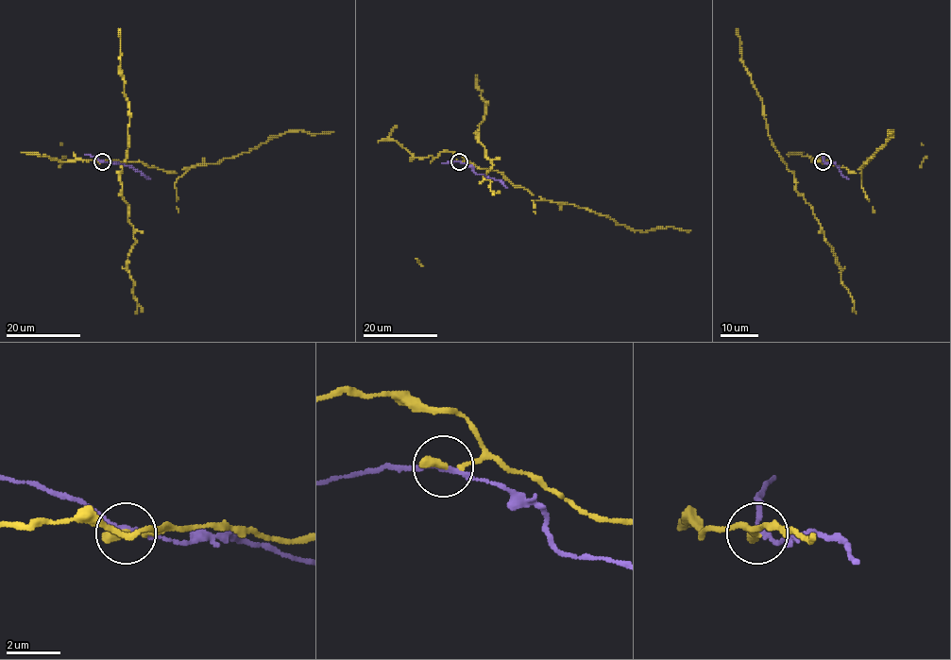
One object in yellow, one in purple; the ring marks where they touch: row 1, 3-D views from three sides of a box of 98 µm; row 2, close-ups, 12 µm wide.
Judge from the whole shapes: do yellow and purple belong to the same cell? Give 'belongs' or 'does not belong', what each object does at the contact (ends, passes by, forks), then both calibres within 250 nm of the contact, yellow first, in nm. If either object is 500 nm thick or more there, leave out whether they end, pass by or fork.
does not belong; yellow ends there; purple passes by; 360 nm thick on the yellow side, 170 nm on the other

